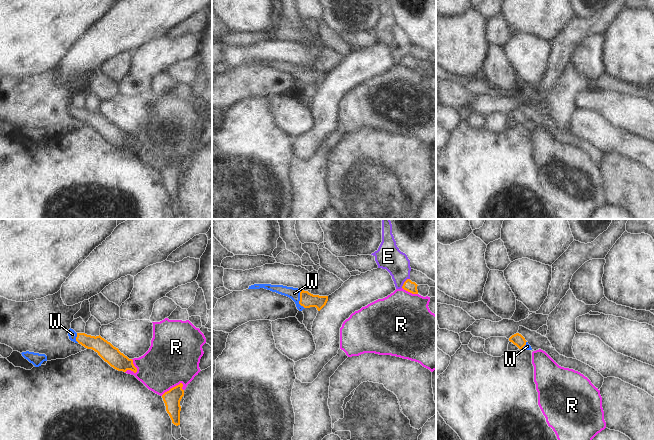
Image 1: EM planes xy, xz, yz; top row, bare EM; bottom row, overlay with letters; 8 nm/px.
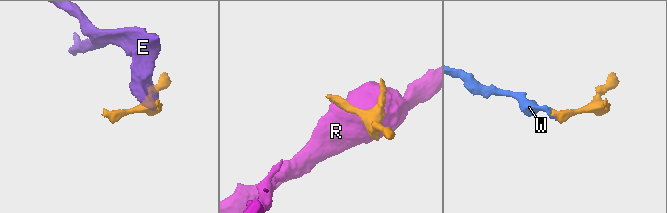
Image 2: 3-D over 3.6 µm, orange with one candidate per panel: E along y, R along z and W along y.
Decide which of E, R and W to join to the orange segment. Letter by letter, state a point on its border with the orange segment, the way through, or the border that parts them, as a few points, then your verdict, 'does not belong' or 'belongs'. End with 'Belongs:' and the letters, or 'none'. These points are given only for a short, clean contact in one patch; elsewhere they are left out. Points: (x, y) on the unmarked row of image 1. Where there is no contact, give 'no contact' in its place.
E: contact xz (404, 58); border xz (409, 54), (401, 63); does not belong
R: contact xy (173, 163); does not belong
W: contact xz (300, 75); way xz (307, 76), (300, 75), (294, 69); belongs
Belongs: W

